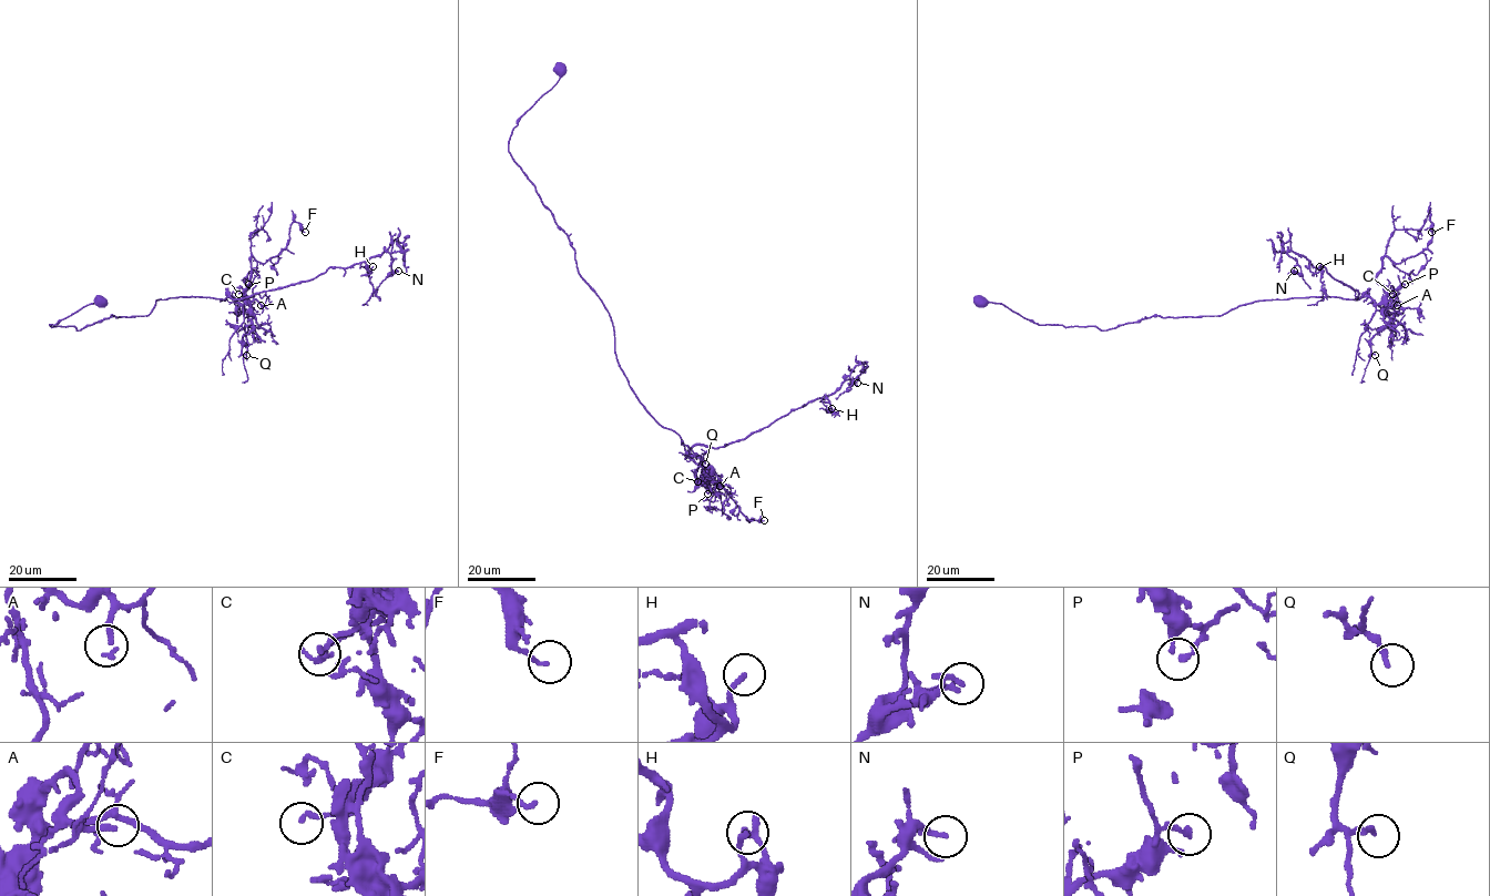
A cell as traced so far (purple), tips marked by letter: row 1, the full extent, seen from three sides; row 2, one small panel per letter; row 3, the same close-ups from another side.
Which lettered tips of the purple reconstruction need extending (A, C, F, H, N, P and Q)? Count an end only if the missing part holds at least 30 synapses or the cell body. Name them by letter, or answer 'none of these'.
A

